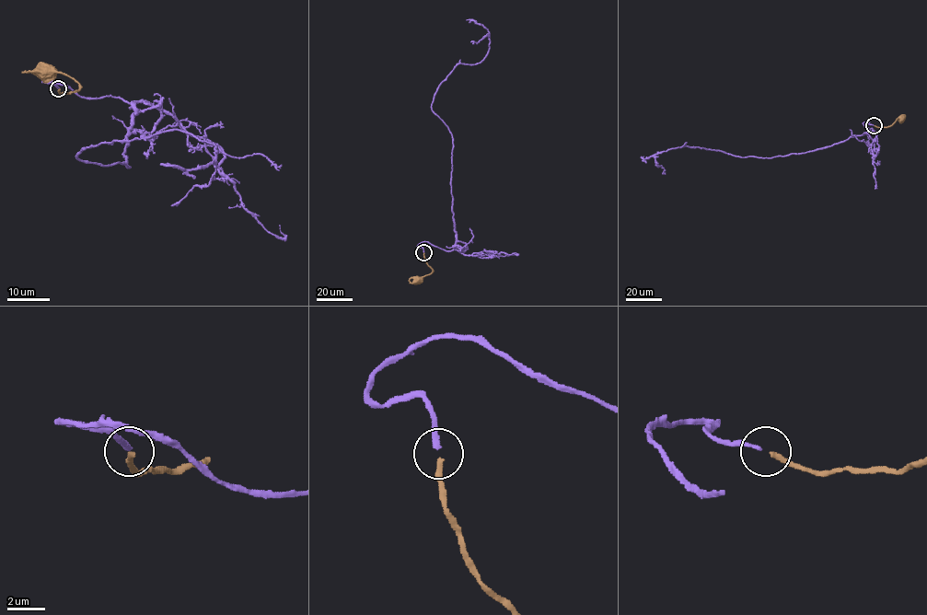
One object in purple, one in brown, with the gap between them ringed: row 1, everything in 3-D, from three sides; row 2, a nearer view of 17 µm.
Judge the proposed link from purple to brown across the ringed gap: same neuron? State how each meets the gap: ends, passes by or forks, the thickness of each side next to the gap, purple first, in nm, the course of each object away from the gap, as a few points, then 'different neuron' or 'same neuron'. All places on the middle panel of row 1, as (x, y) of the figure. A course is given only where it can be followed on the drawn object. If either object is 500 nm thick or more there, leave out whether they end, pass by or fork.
purple ends | brown ends | 240/280 nm | purple via (423, 252), (456, 241), (453, 137), (431, 104), (456, 67), (483, 60), (489, 32), (470, 41) | brown via (423, 253), (432, 272), (418, 280) | same neuron

